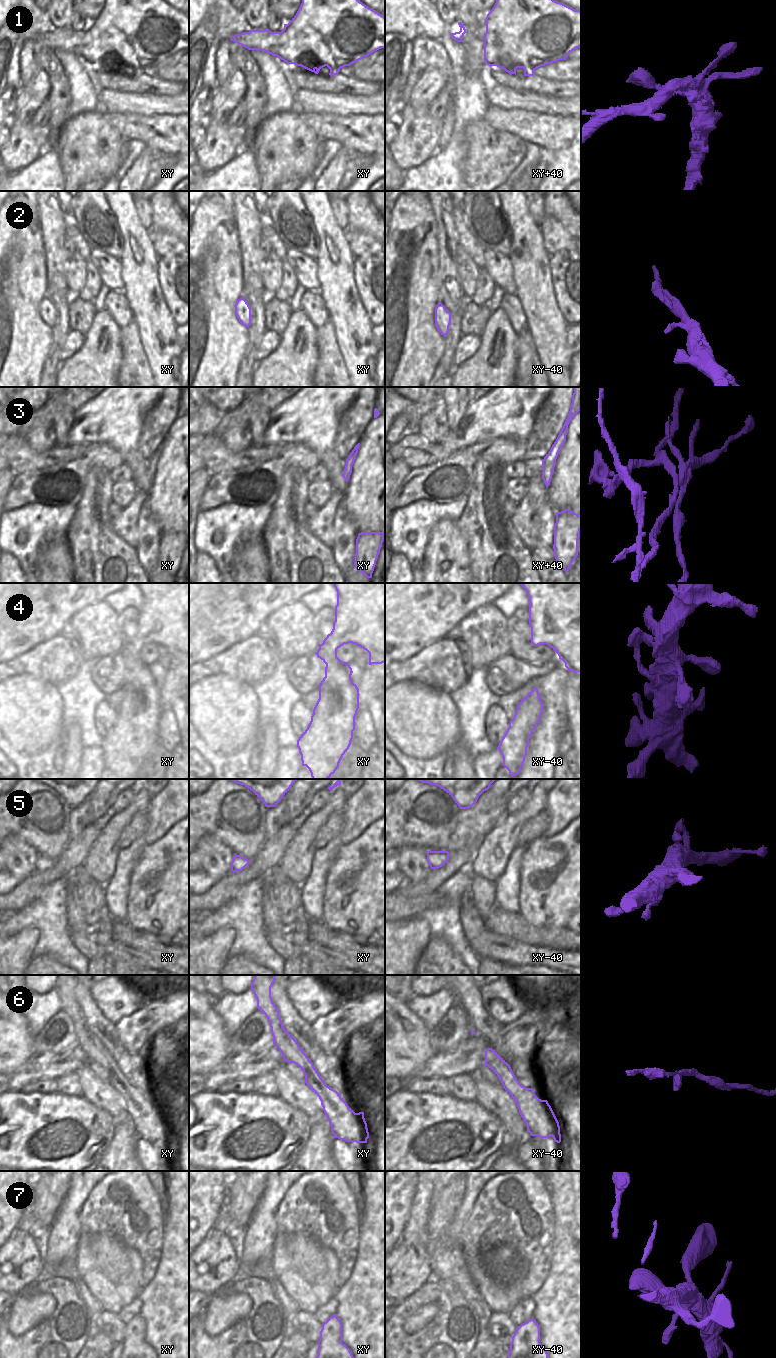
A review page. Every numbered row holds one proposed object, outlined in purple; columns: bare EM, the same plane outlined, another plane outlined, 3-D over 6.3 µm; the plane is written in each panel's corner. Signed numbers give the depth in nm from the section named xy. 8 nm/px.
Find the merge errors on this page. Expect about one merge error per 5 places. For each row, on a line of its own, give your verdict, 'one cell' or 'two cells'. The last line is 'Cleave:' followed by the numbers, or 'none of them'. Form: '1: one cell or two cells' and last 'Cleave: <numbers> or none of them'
1: one cell
2: one cell
3: two cells
4: one cell
5: one cell
6: one cell
7: one cell
Cleave: 3

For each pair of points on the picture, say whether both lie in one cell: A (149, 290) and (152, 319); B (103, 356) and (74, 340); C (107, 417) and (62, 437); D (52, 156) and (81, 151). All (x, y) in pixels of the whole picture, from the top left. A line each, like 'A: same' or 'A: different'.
A: same
B: different
C: different
D: different

